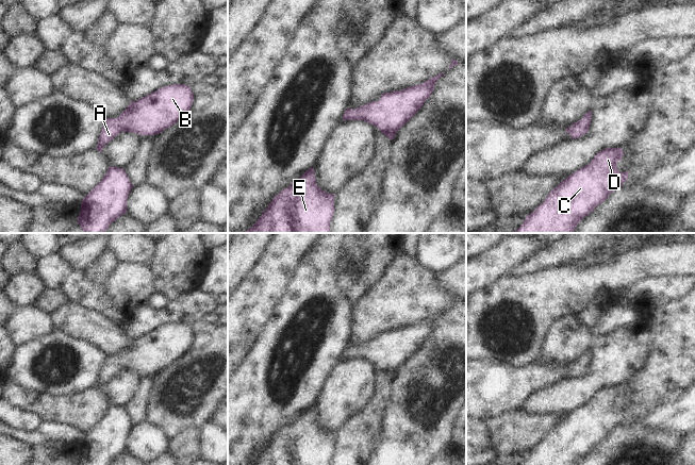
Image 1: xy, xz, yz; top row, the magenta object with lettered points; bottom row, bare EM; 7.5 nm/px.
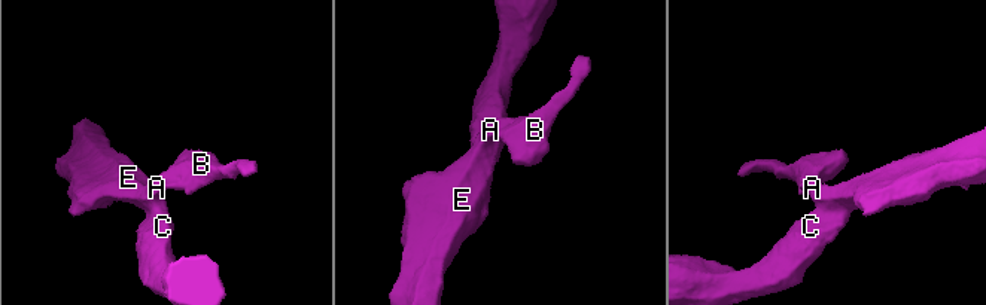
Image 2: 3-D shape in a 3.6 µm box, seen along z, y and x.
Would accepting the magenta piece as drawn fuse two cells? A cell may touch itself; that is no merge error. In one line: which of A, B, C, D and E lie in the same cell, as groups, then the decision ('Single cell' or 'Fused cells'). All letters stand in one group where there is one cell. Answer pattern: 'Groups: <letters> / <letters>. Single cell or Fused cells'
Groups: A B C D E. Single cell

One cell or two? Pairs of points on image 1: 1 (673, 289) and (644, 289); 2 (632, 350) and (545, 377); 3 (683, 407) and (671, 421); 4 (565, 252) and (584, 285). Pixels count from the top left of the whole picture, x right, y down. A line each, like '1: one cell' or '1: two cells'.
1: one cell
2: two cells
3: one cell
4: two cells

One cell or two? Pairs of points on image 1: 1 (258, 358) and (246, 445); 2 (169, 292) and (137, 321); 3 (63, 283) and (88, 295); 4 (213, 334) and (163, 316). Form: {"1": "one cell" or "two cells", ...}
{"1": "one cell", "2": "two cells", "3": "one cell", "4": "two cells"}

